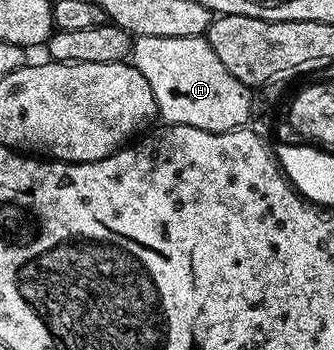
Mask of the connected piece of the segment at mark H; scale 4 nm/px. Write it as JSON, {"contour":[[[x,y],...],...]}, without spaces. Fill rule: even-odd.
{"contour":[[[207,36],[175,37],[174,39],[137,37],[132,43],[130,61],[138,71],[142,71],[142,75],[146,75],[146,83],[150,83],[150,91],[154,91],[159,116],[164,117],[165,122],[198,127],[211,133],[228,133],[232,129],[247,126],[248,117],[253,116],[249,86],[234,79],[234,75],[226,71],[222,59],[214,55],[214,47],[210,47]]]}

